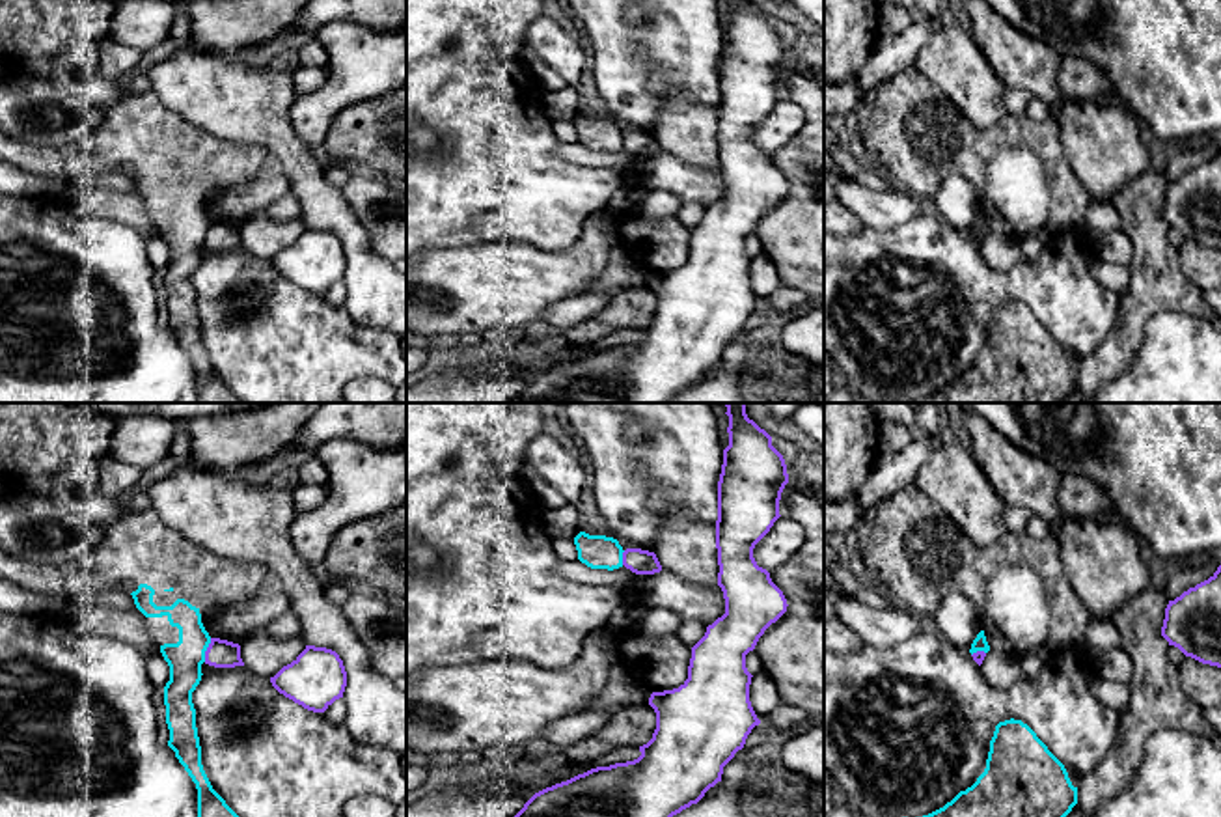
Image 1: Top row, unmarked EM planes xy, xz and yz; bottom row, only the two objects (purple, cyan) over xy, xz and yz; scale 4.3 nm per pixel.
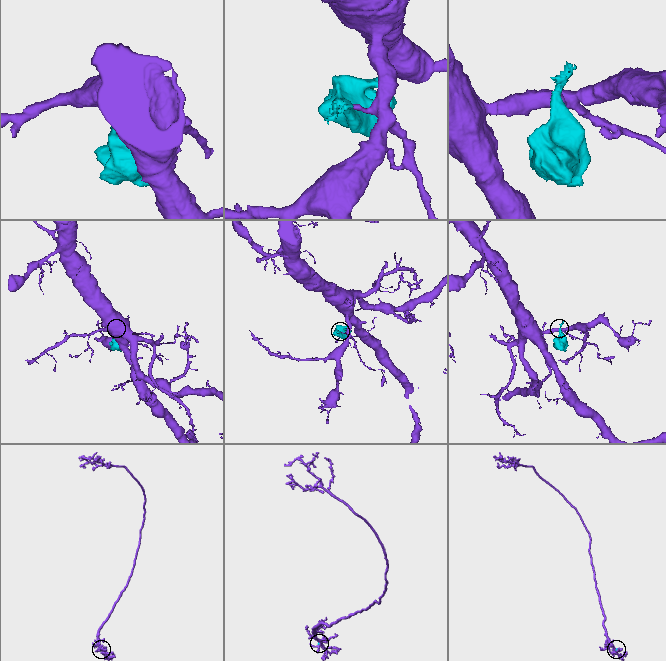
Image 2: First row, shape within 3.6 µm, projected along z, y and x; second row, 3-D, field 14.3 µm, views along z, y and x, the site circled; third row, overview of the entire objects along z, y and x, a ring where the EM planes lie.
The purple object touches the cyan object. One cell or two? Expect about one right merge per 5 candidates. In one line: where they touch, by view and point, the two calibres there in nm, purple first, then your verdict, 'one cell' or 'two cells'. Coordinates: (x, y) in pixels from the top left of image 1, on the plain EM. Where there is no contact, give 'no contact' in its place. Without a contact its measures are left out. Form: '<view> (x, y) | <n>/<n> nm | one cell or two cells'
xy (207, 232) | 130/150 nm | two cells

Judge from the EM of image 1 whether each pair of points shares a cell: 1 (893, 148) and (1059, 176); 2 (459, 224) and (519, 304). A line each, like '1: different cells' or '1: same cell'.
1: same cell
2: different cells

